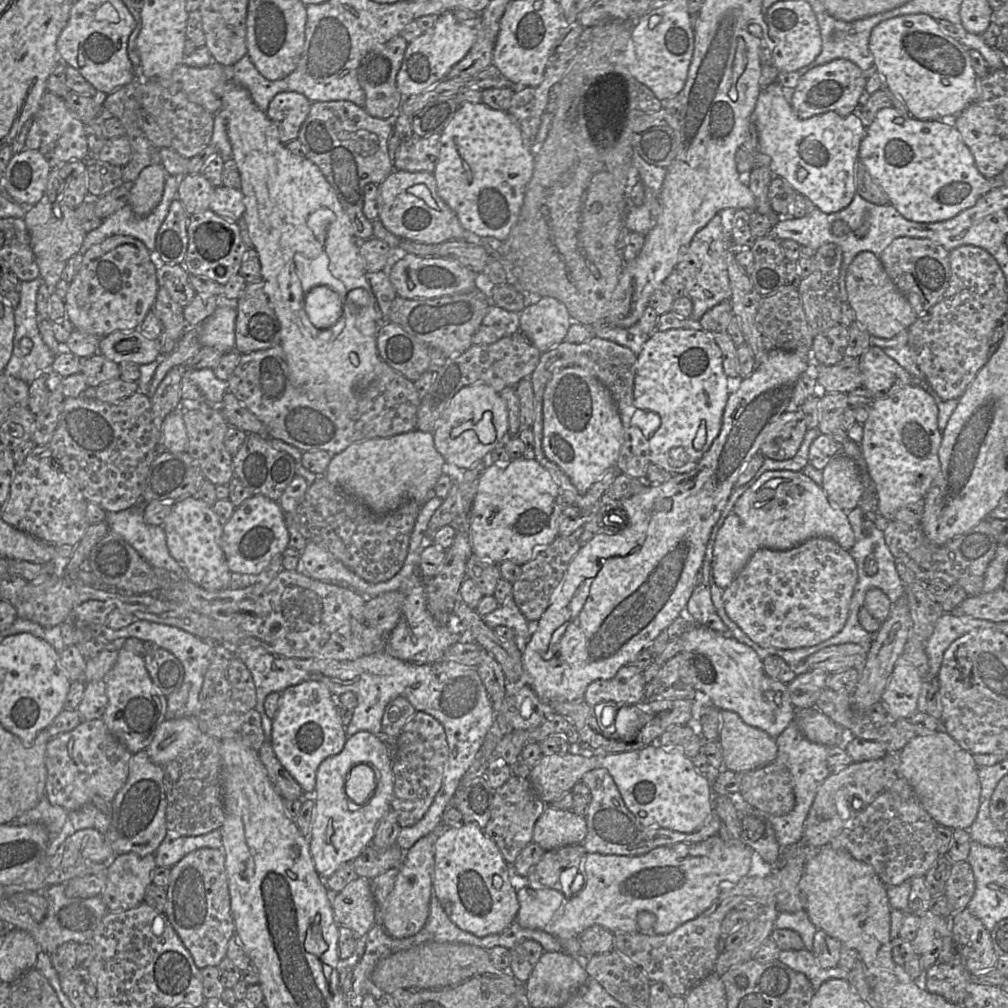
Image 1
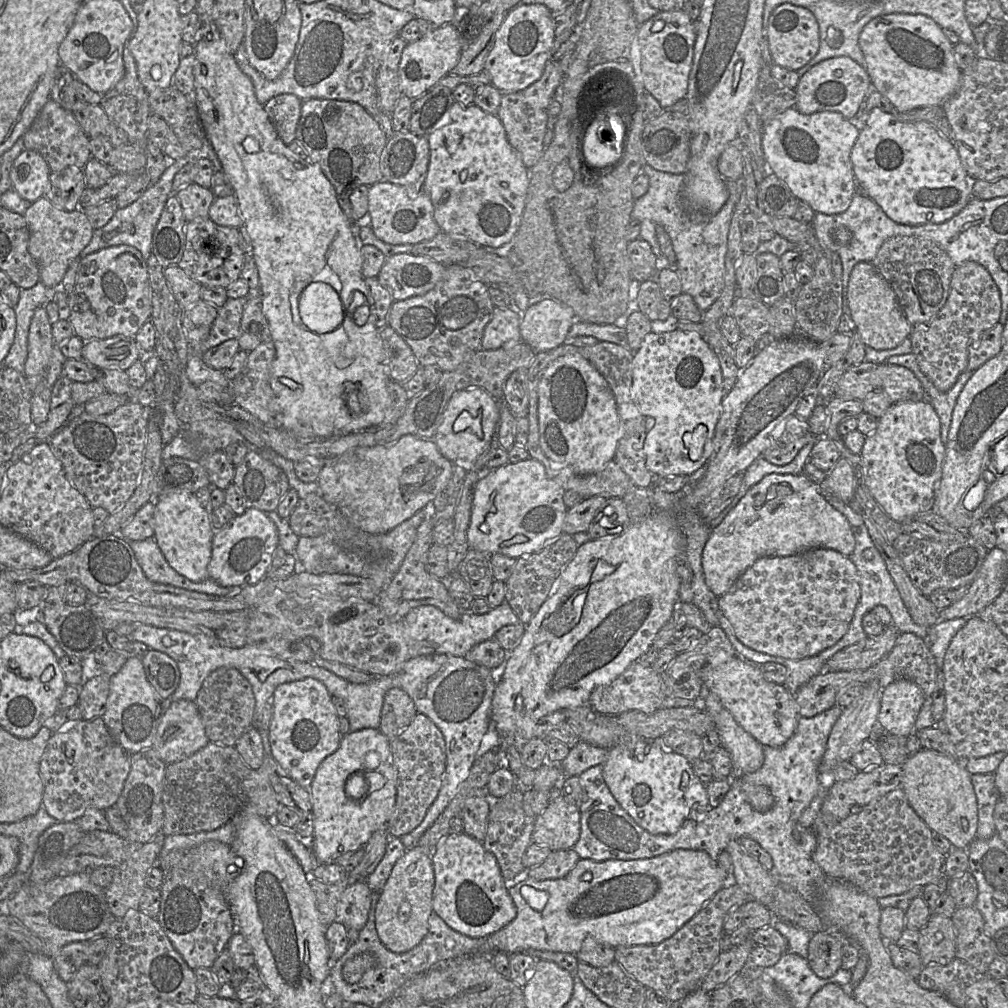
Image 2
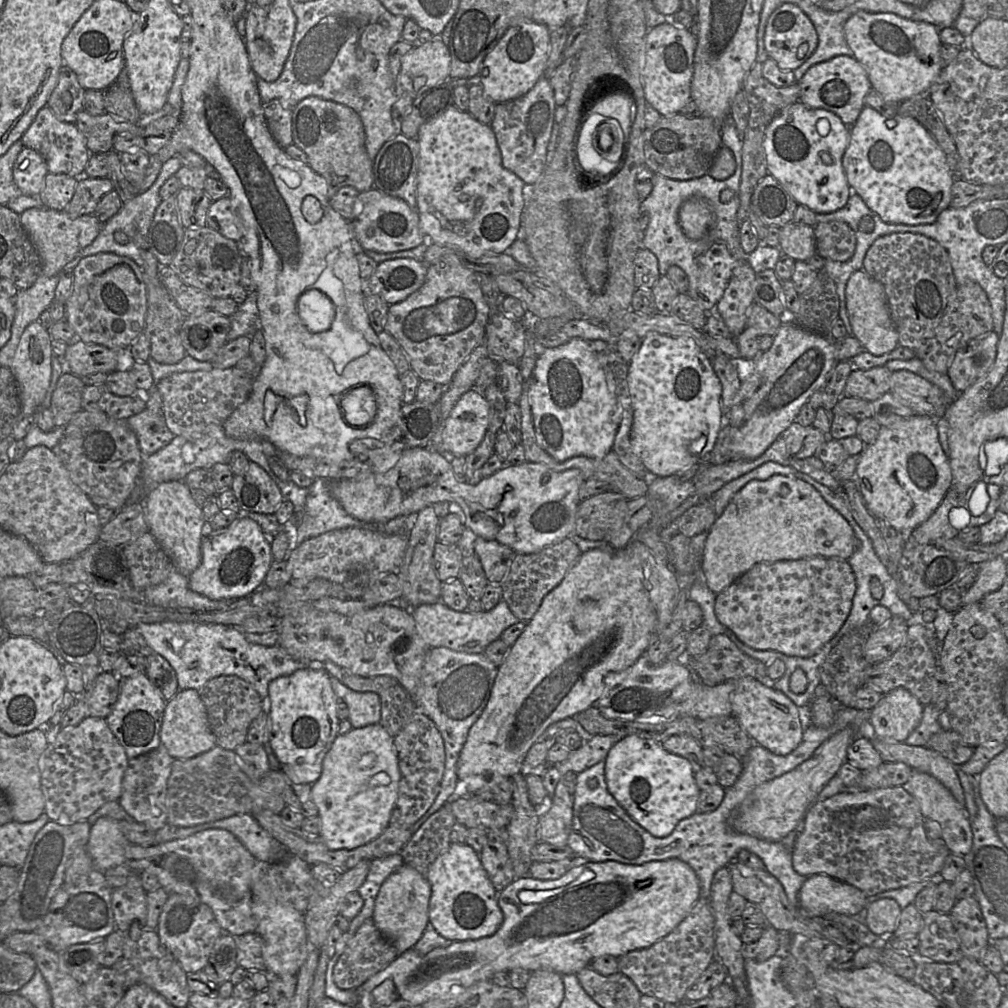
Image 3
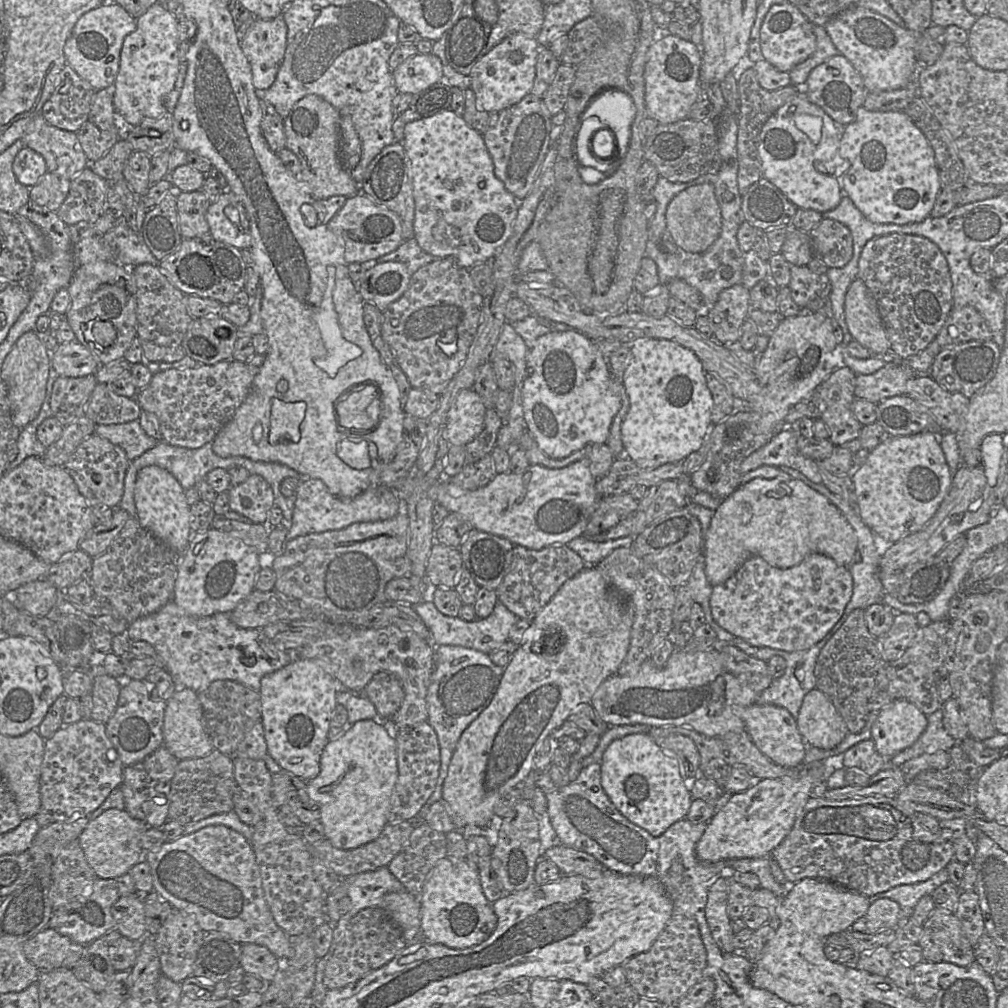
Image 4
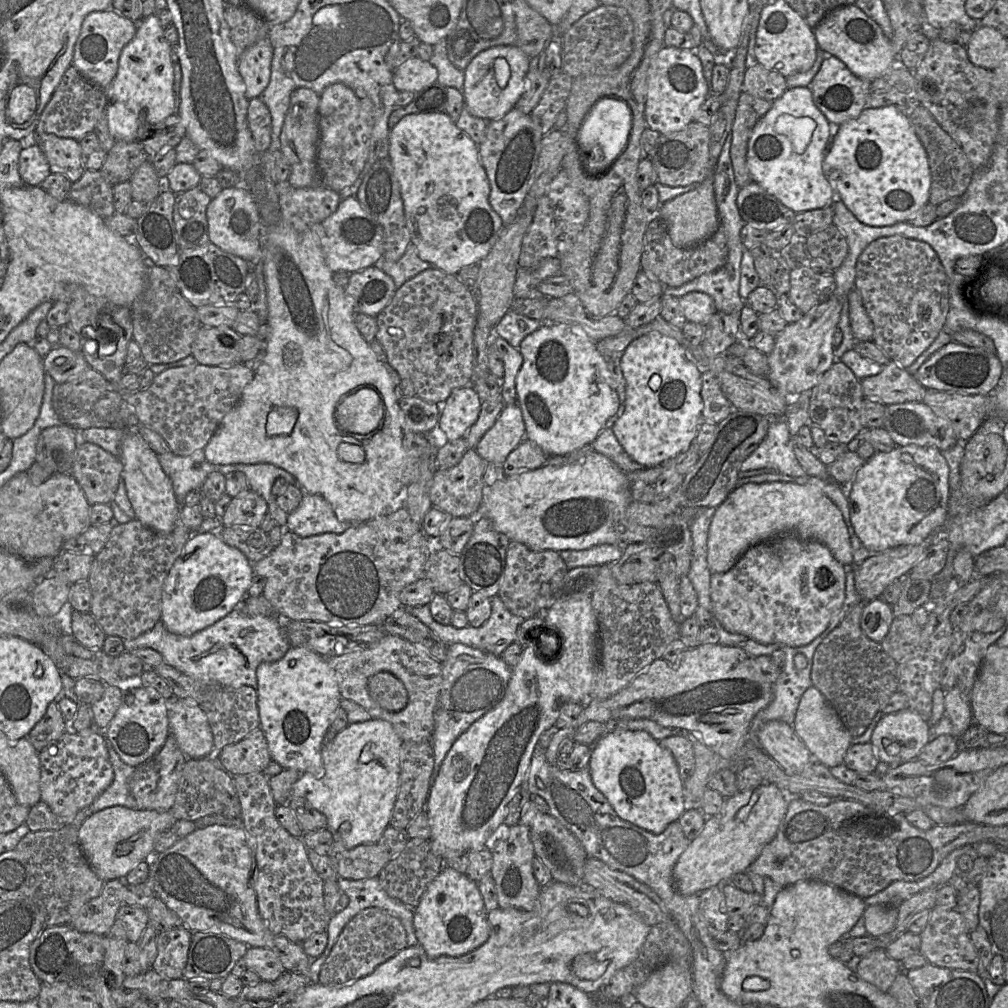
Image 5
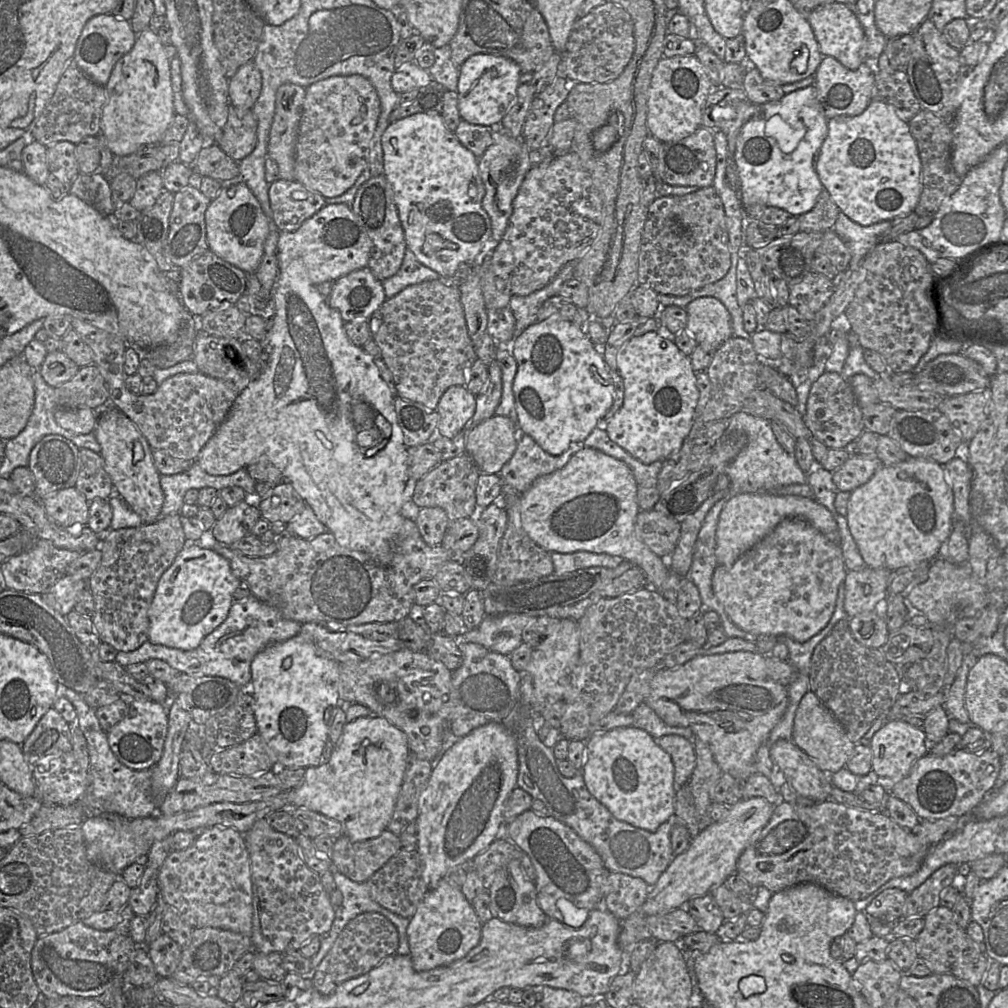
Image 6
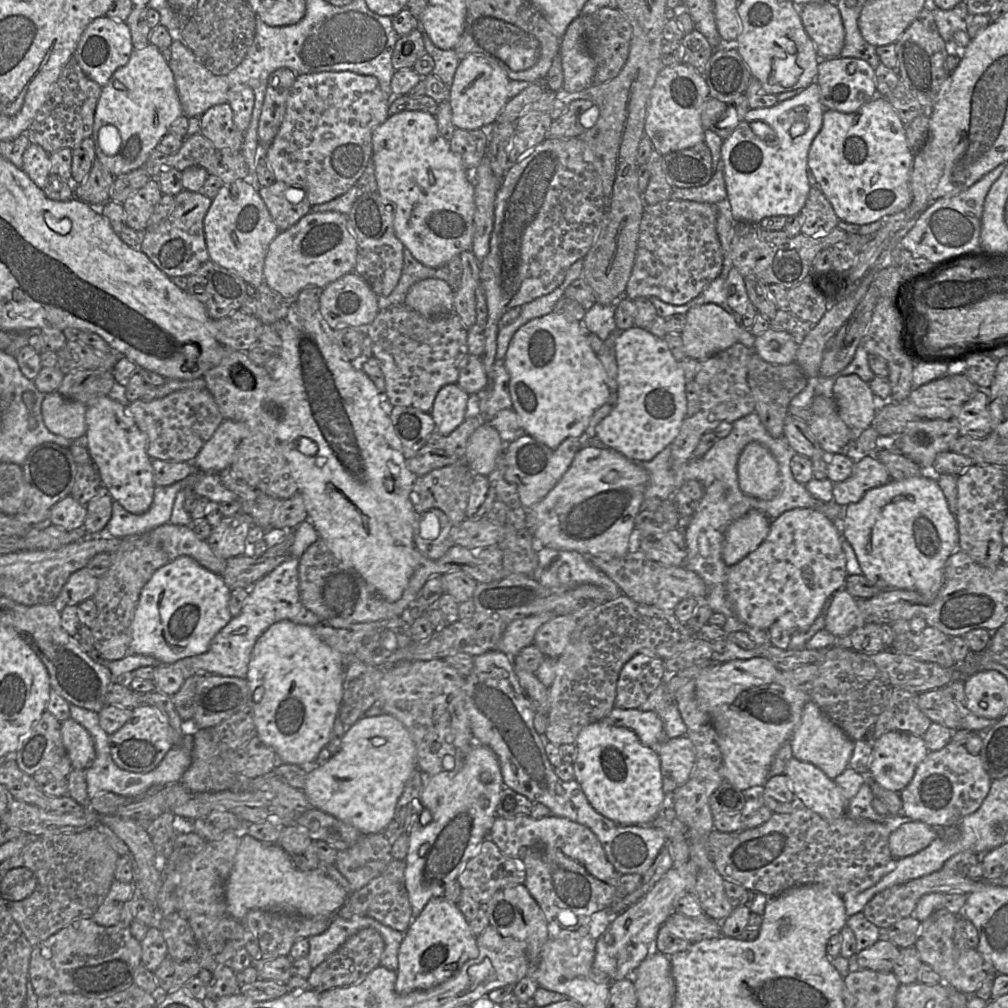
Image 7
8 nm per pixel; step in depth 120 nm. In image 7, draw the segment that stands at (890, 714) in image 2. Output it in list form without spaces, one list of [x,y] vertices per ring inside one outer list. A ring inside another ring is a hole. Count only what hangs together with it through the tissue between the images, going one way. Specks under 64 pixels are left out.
[[[890,731],[872,742],[869,772],[885,789],[901,792],[911,782],[918,765],[928,753],[923,737]]]

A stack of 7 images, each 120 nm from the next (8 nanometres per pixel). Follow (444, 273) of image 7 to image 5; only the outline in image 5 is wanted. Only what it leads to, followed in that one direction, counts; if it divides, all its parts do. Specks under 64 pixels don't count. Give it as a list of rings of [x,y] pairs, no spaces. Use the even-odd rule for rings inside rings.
[[[410,243],[403,256],[395,262],[381,260],[379,266],[389,275],[397,288],[415,277],[419,273],[434,267],[431,263],[423,261],[418,255],[417,248]]]

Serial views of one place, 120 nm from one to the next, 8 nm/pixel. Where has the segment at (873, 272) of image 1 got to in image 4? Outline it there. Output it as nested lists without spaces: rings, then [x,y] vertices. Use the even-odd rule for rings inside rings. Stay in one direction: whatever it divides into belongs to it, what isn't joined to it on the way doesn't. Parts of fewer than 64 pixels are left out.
[[[858,277],[846,292],[844,311],[852,338],[867,348],[873,356],[883,356],[890,349],[876,302]]]

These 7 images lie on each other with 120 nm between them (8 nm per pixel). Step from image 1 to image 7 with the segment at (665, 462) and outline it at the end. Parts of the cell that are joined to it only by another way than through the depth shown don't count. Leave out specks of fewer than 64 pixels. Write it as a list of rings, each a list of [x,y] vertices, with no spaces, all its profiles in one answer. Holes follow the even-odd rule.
[[[635,325],[620,333],[615,343],[615,350],[618,367],[618,400],[610,414],[596,427],[596,438],[607,449],[612,449],[629,460],[651,461],[665,447],[672,444],[687,417],[685,393],[687,381],[684,371],[663,338]]]

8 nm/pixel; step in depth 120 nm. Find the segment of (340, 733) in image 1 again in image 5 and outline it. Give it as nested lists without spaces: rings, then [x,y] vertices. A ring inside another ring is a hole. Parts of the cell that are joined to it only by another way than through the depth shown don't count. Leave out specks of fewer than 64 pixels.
[[[290,647],[284,657],[276,662],[264,662],[261,663],[256,669],[257,677],[257,706],[260,718],[260,728],[263,730],[268,749],[273,761],[278,763],[283,769],[294,769],[299,771],[301,774],[304,772],[312,773],[316,778],[323,776],[323,765],[322,765],[322,747],[323,737],[328,729],[331,727],[331,723],[334,721],[338,709],[341,707],[341,696],[339,693],[338,683],[336,675],[333,669],[329,666],[326,658],[319,656],[313,651],[303,647]],[[293,753],[294,758],[289,759],[288,754]]]

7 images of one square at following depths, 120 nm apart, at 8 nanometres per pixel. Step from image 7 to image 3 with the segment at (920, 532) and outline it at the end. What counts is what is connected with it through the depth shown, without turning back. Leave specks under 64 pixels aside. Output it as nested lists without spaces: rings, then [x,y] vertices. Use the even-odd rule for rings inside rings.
[[[913,414],[899,423],[881,427],[876,440],[865,445],[860,453],[855,476],[867,510],[907,535],[931,516],[951,486],[950,464],[939,443],[936,421],[928,416]]]

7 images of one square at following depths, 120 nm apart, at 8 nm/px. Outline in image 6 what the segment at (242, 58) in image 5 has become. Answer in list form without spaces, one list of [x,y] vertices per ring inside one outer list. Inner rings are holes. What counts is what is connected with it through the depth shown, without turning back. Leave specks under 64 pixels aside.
[[[252,61],[242,65],[229,79],[229,101],[236,109],[252,110],[262,89],[262,76]]]

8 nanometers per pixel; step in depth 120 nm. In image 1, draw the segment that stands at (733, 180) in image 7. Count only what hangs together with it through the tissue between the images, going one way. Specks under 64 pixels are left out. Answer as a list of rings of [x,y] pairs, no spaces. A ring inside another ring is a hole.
[[[775,81],[761,91],[754,115],[759,129],[759,150],[770,157],[770,170],[774,176],[783,178],[797,193],[810,199],[824,213],[835,213],[846,208],[856,194],[856,163],[859,148],[865,135],[862,121],[853,113],[841,116],[834,111],[815,115],[808,119],[797,116],[790,103],[789,95],[782,85]],[[805,168],[808,176],[804,180],[797,177],[798,169]]]

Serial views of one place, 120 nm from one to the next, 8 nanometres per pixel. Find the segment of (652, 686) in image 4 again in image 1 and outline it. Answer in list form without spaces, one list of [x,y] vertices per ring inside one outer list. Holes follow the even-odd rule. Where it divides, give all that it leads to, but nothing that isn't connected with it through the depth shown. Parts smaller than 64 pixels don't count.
[[[632,665],[621,667],[610,679],[592,681],[584,693],[584,701],[593,707],[612,705],[619,710],[644,700],[645,680],[643,671]]]

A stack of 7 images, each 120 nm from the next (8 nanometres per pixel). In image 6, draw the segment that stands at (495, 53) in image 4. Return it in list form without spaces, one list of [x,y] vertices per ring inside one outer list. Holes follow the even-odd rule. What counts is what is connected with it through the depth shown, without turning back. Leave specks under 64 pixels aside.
[[[486,53],[470,56],[459,67],[457,94],[461,119],[474,125],[498,127],[515,100],[521,73],[519,65],[509,58]]]

